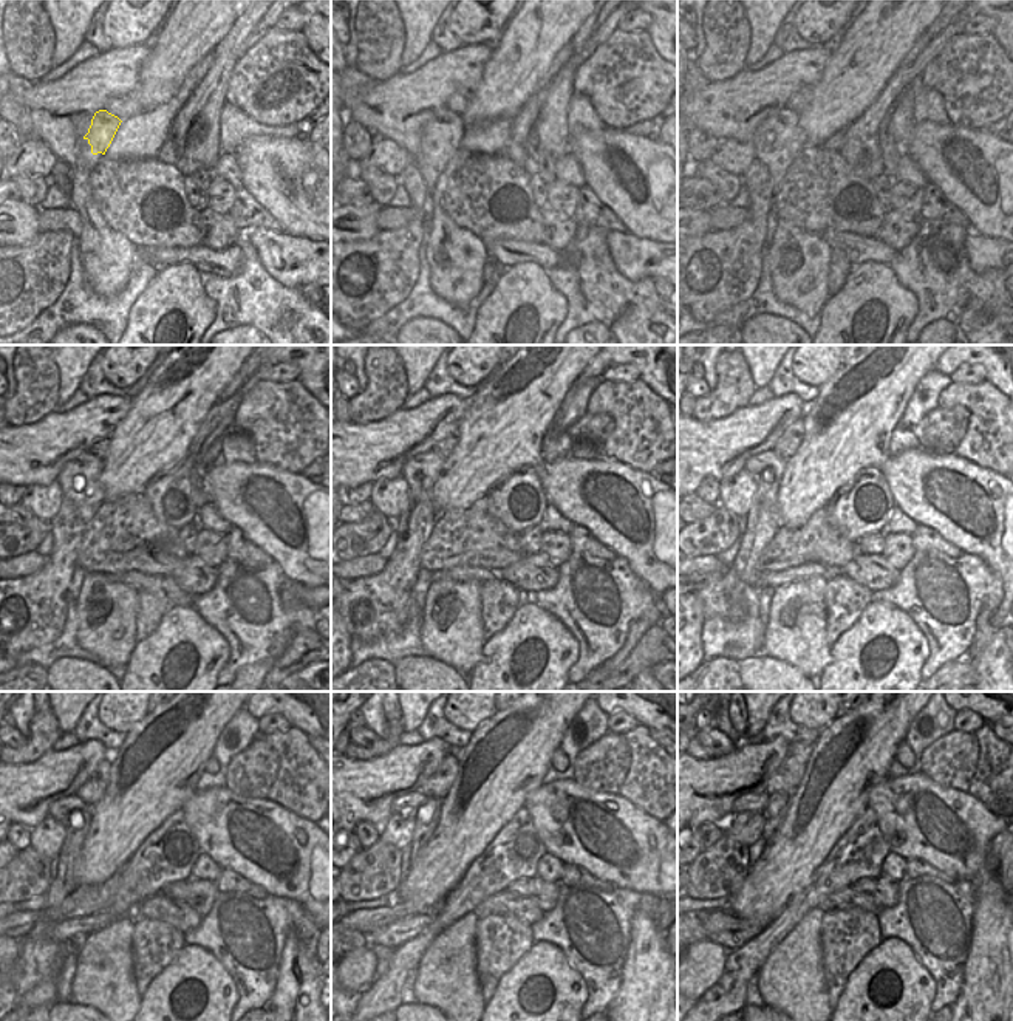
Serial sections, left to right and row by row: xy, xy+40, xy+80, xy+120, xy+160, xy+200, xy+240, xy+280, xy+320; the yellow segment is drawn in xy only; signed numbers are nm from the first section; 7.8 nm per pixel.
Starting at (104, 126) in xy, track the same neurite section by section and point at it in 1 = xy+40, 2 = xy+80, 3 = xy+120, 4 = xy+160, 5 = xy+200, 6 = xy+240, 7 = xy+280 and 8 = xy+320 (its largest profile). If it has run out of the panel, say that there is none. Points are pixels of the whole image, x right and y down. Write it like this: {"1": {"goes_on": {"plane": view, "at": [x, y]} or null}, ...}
{"1": {"goes_on": {"plane": "xy+40", "at": [447, 130]}}, "2": {"goes_on": {"plane": "xy+80", "at": [792, 136]}}, "3": {"goes_on": {"plane": "xy+120", "at": [93, 472]}}, "4": {"goes_on": {"plane": "xy+160", "at": [418, 463]}}, "5": {"goes_on": {"plane": "xy+200", "at": [766, 460]}}, "6": {"goes_on": {"plane": "xy+240", "at": [64, 808]}}, "7": {"goes_on": {"plane": "xy+280", "at": [410, 805]}}, "8": {"goes_on": {"plane": "xy+320", "at": [753, 800]}}}

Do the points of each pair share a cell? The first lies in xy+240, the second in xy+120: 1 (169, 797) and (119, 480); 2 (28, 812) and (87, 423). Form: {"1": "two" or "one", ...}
{"1": "one", "2": "one"}

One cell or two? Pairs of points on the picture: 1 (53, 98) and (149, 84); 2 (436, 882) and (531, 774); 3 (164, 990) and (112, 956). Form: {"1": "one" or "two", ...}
{"1": "two", "2": "one", "3": "two"}

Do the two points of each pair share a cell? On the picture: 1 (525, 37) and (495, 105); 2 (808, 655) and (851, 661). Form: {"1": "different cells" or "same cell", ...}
{"1": "same cell", "2": "different cells"}

